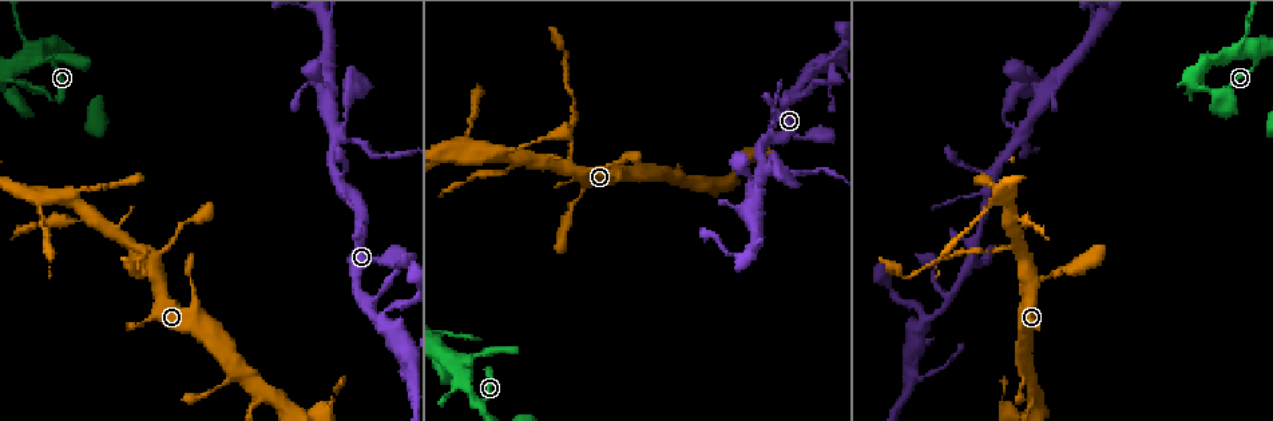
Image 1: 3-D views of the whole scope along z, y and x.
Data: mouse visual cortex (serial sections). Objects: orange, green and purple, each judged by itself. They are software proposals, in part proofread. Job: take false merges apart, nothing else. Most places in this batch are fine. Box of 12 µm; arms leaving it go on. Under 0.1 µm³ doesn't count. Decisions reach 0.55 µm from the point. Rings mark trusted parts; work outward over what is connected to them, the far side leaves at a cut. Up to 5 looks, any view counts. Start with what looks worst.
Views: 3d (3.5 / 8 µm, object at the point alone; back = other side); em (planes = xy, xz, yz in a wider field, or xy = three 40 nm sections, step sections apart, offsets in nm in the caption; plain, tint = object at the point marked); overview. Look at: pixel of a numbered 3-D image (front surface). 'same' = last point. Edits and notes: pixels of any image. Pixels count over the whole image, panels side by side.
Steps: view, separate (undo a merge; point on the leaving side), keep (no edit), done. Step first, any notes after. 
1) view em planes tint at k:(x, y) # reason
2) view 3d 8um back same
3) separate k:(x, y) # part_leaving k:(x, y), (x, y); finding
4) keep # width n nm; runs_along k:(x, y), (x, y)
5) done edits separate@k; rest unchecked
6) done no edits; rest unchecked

view 3d 3.5um at 1:(338, 135) # four or more arms meet

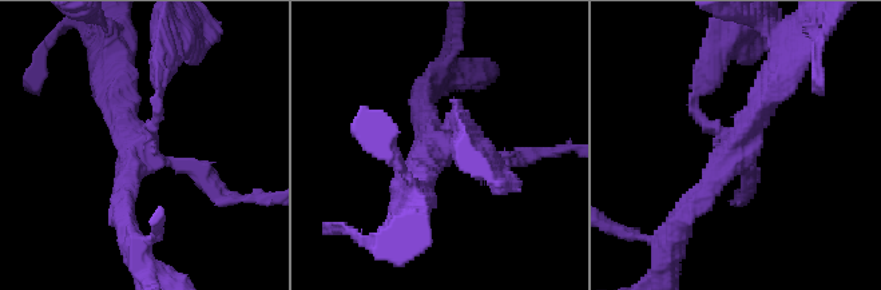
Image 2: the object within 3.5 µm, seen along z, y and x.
view em xy step 2 tint at 2:(135, 149) # arms 4; arm_widths 150, 150, 250, 350 nm; need the tissue

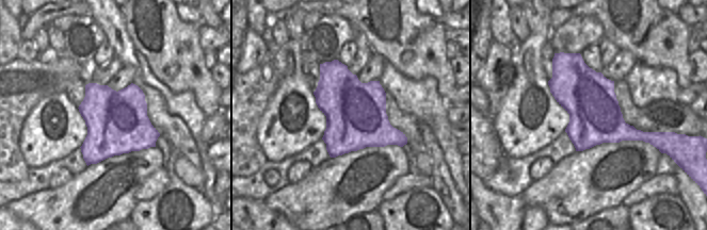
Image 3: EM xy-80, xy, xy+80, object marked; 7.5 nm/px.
keep # runs_along 2:(681, 219), (745, 138), (776, 72); one cell here

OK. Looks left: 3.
view 3d 3.5um at 1:(1235, 51) # three-way junction

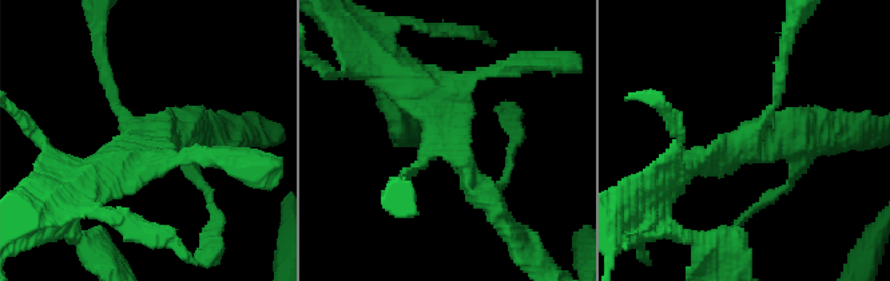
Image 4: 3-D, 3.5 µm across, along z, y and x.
view em xy step 3 tint at 4:(145, 143)

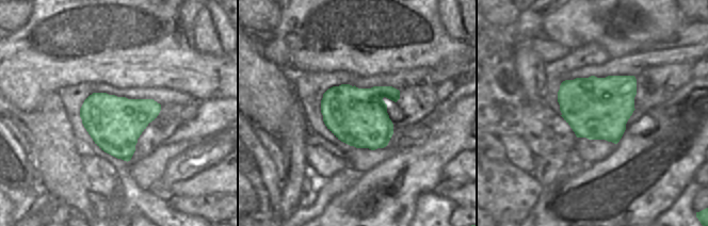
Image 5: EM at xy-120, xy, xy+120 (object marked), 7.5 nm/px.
view em xy step 1 tint same # cut it another way

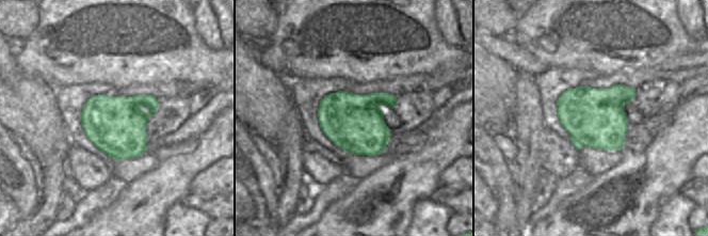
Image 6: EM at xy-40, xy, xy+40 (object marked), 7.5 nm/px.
keep # width 440 nm; runs_along 4:(491, 193), (400, 76); one cell here

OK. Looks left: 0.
done no edits; rest unchecked

